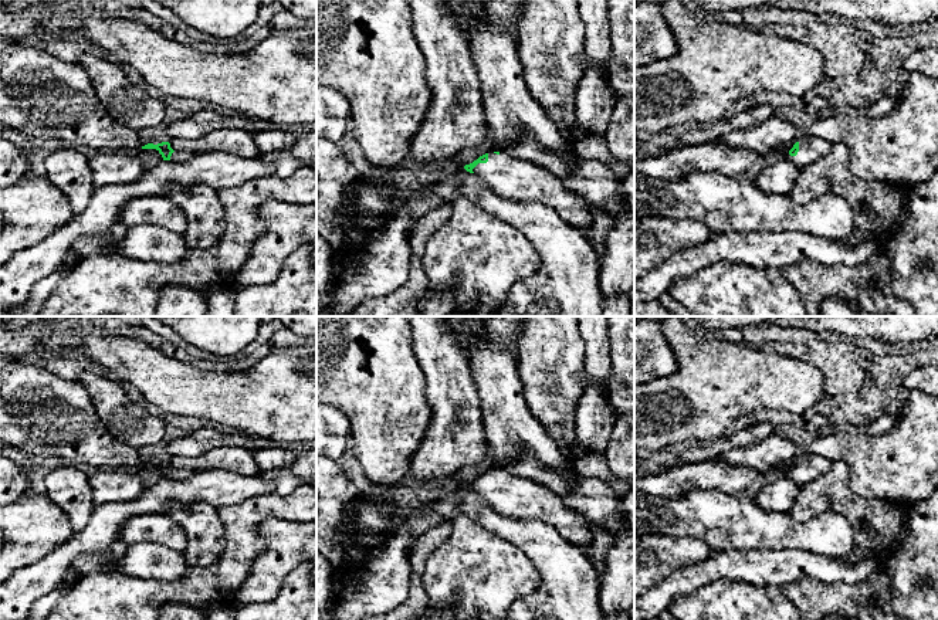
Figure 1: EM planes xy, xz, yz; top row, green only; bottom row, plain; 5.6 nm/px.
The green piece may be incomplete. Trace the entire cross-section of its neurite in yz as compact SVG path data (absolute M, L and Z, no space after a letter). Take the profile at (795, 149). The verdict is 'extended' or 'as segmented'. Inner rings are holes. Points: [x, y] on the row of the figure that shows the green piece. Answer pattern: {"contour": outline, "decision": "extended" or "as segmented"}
{"contour": "M803 135L789 150L788 157L799 169L803 169L827 155L832 146L832 143L819 136Z", "decision": "extended"}

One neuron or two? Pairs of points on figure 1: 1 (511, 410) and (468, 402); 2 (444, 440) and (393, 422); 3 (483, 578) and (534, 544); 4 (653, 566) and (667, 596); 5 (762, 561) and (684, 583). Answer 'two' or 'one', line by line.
1: two
2: two
3: two
4: two
5: one

